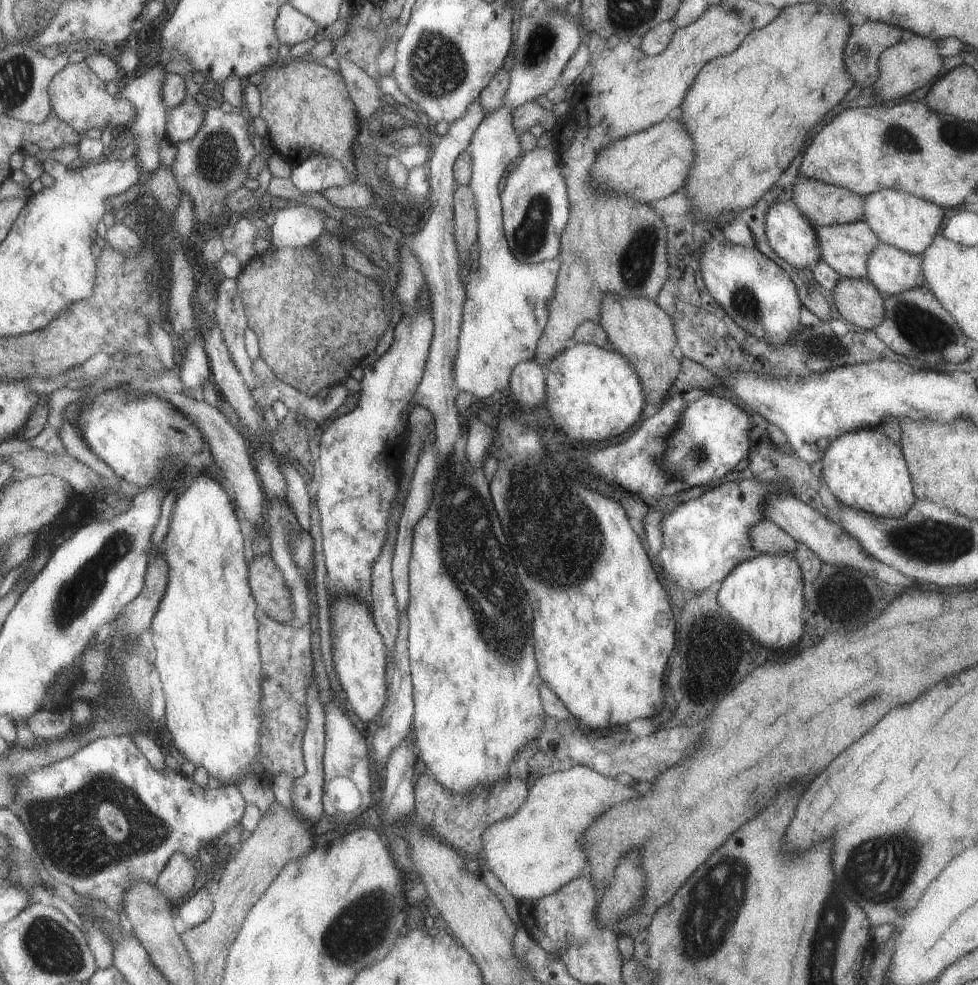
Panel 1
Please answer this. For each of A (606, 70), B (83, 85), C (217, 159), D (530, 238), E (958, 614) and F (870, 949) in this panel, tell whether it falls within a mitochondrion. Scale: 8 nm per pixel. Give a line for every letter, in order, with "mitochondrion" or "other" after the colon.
A: other
B: other
C: mitochondrion
D: mitochondrion
E: other
F: other

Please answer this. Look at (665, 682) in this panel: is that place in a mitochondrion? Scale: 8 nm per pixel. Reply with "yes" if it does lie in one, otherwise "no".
no

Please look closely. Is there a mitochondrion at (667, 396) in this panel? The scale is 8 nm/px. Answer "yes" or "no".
no

